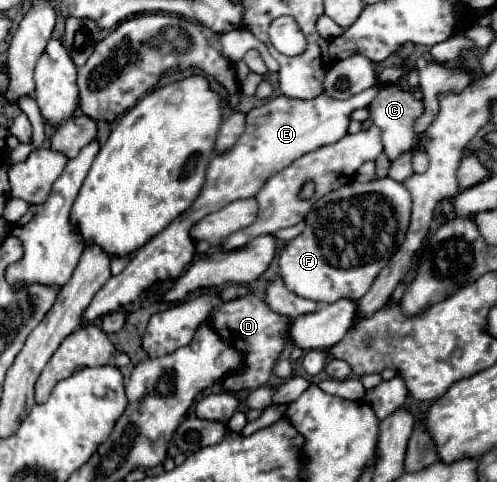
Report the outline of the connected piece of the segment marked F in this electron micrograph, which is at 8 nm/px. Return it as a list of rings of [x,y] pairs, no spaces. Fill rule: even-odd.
[[[392,177],[366,183],[352,181],[320,197],[306,215],[306,229],[286,243],[278,257],[284,285],[298,297],[334,303],[342,297],[364,297],[380,269],[404,243],[412,211],[412,197]]]

